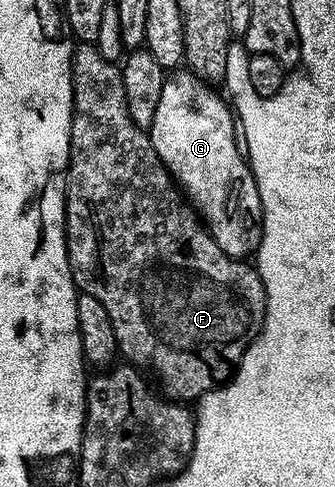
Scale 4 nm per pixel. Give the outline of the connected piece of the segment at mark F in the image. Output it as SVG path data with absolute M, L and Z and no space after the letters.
M93 43L76 44L71 57L71 82L73 83L73 103L75 110L71 116L71 162L67 165L67 258L76 286L82 292L93 295L105 303L109 319L113 319L113 335L119 344L119 353L136 367L148 365L159 376L163 384L162 392L168 398L180 403L195 403L210 389L218 389L234 374L247 348L254 343L263 330L263 320L267 314L267 296L263 280L254 264L238 257L230 257L207 232L200 216L185 200L178 184L173 180L163 161L153 151L150 136L133 119L129 119L129 107L125 103L125 83L122 68L116 62L105 59Z

